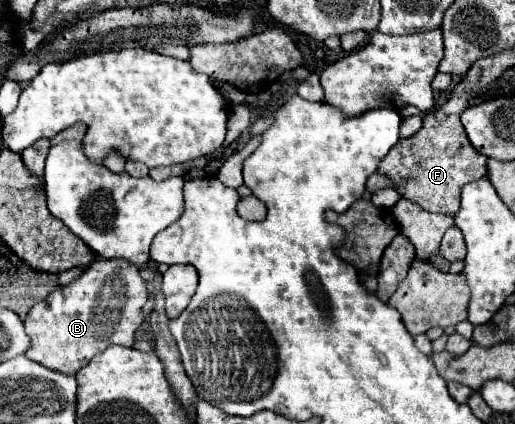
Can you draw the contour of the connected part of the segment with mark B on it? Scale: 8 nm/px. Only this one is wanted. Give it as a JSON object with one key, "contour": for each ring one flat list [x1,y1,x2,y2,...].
{"contour":[[100,259,100,261,92,261,86,271,72,281,66,287,58,287,56,291,52,291,46,299,38,301,26,321,26,333,32,341,30,349,26,351,26,357,32,361,38,361,50,369,56,371,64,371,68,375,74,375,78,369,82,369,84,365,88,365,88,361,104,351,104,347,108,345,124,345,124,347,132,347,134,345,134,335,136,329,140,327,140,323,144,321,142,317,142,305,148,301,148,291,146,291,146,281,140,277,140,269,132,263,128,263,126,259]]}

